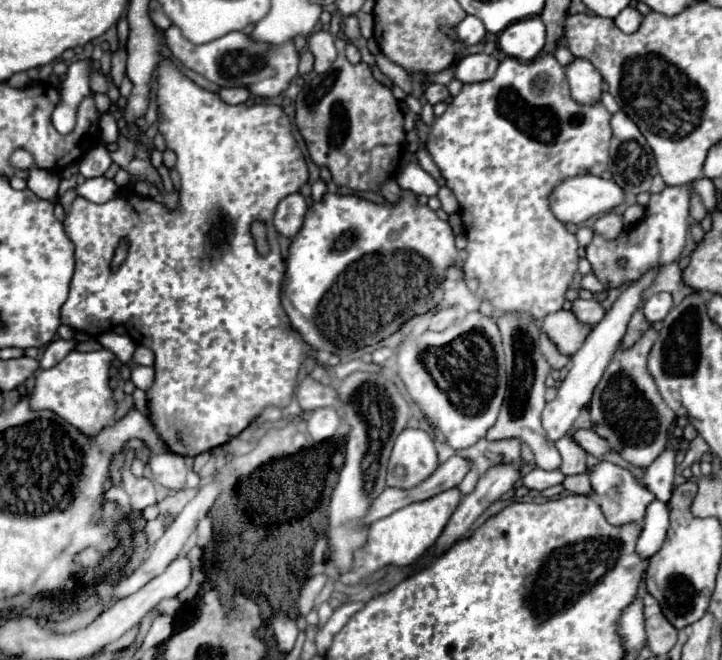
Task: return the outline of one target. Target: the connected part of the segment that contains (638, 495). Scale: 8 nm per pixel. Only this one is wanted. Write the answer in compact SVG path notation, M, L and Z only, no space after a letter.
M600 461L594 469L588 471L590 475L590 483L592 489L598 497L598 505L604 513L604 517L608 519L608 523L612 525L626 525L626 523L634 523L634 521L642 521L646 515L646 507L656 499L654 493L640 483L640 479L636 479L628 469L622 469L614 463L608 461Z

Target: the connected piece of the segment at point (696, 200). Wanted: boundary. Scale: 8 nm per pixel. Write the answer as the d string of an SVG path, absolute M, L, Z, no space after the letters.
M692 193L692 201L690 201L690 217L696 219L696 221L702 221L706 215L706 209L700 201L700 195L698 193Z

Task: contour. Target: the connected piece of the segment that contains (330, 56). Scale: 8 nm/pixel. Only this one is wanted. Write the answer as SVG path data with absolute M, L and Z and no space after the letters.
M318 31L308 37L308 47L314 55L314 71L324 73L330 69L332 61L336 59L336 47L334 47L334 35L328 31Z

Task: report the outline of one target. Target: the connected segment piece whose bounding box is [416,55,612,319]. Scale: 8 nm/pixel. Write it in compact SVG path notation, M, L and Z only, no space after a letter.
M544 55L528 65L506 57L492 79L464 85L446 113L436 117L432 129L416 117L420 141L424 141L446 185L460 203L460 215L464 215L462 221L468 239L464 273L480 281L476 295L494 305L496 317L500 313L522 311L534 319L544 319L562 309L564 293L578 269L578 241L552 217L548 193L566 177L584 173L602 175L606 171L612 139L610 119L612 113L602 103L578 105L572 101L564 67L554 55Z

